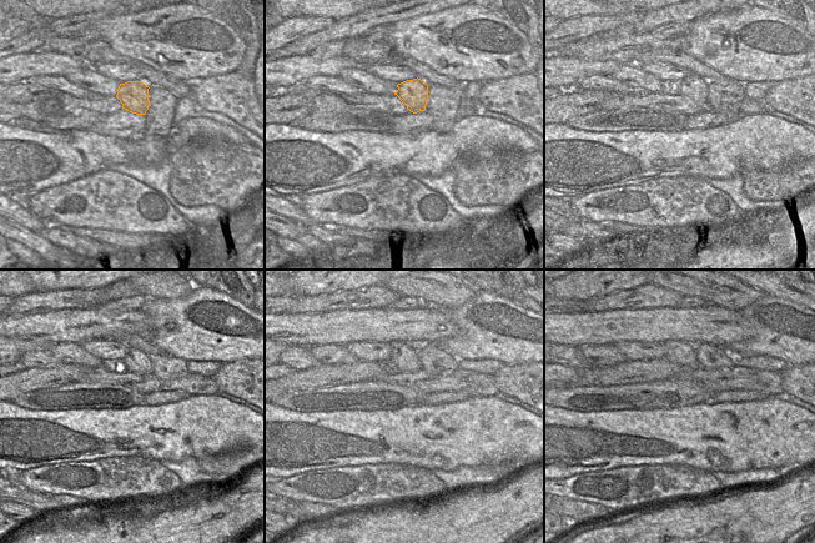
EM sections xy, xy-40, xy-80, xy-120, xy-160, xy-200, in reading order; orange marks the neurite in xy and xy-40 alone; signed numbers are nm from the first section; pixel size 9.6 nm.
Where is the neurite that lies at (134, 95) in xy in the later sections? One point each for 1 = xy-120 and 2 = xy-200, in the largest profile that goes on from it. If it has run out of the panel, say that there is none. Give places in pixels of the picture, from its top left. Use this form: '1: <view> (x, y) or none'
1: xy-120 (135, 361)
2: xy-200 (679, 352)

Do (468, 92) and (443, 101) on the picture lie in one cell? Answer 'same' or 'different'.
different

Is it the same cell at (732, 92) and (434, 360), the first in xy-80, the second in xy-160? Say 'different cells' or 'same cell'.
same cell

